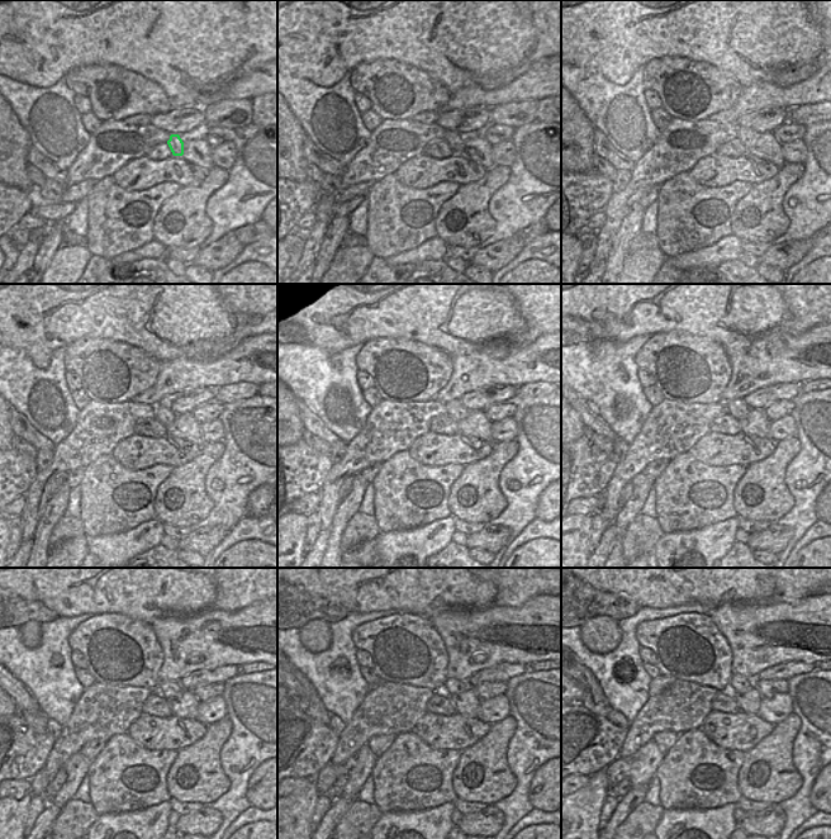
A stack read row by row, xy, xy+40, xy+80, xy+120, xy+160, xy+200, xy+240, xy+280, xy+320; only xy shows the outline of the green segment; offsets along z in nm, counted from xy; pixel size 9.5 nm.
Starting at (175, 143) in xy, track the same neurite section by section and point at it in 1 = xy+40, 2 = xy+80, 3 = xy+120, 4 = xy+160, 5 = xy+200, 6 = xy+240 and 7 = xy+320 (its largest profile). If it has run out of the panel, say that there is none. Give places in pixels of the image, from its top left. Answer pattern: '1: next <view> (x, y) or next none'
1: next xy+40 (454, 138)
2: next xy+80 (739, 136)
3: next xy+120 (171, 415)
4: next xy+160 (454, 408)
5: next xy+200 (737, 408)
6: next xy+240 (170, 690)
7: next xy+320 (739, 683)

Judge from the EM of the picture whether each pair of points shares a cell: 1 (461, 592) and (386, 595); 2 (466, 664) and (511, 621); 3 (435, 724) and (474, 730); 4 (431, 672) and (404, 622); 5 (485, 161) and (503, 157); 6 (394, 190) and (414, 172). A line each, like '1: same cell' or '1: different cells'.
1: same cell
2: same cell
3: same cell
4: same cell
5: different cells
6: different cells

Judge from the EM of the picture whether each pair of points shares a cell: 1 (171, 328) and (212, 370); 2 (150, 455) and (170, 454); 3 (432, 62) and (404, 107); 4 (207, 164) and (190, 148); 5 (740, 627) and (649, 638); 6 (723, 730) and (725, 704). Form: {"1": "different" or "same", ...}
{"1": "different", "2": "same", "3": "different", "4": "same", "5": "different", "6": "different"}

